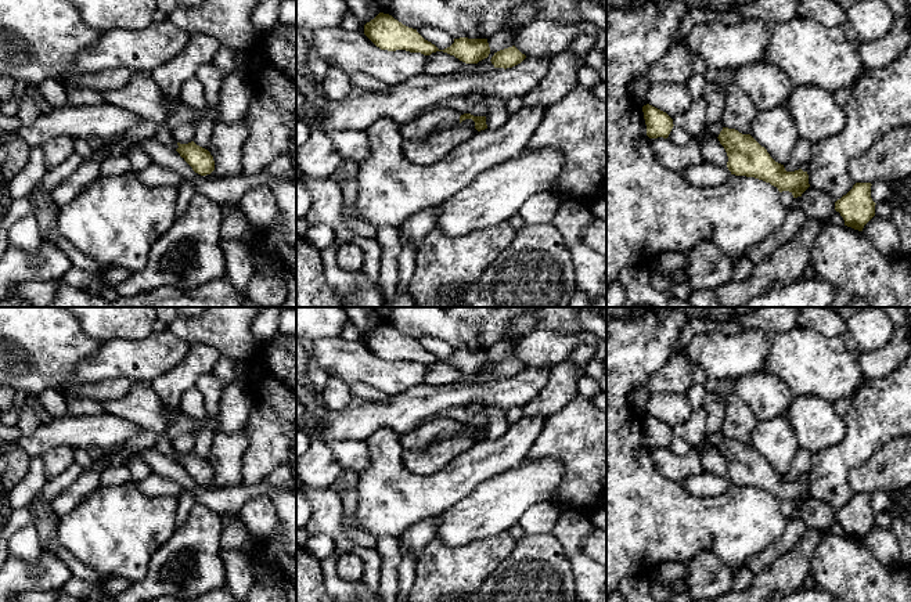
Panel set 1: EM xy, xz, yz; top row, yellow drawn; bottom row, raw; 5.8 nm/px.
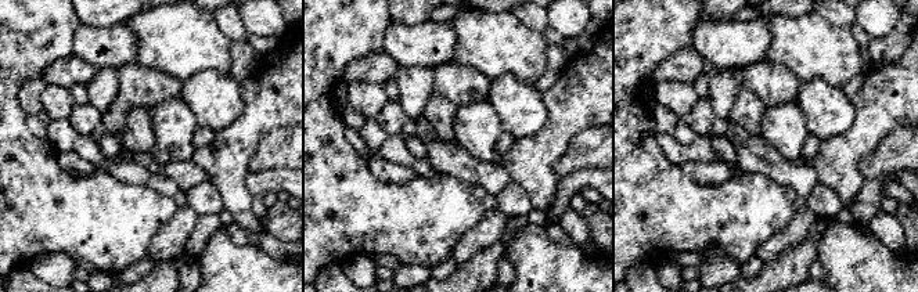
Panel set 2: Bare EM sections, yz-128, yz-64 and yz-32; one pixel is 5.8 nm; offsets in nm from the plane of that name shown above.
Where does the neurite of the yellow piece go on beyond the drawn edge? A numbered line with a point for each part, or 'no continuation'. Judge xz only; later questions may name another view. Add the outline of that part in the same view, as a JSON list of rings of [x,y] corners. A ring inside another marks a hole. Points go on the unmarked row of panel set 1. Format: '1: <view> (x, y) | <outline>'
1: xz (436, 429) | [[[432,418],[414,430],[400,435],[399,441],[404,451],[424,451],[436,441],[446,440],[460,433],[461,423],[447,418]]]

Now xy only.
no continuation

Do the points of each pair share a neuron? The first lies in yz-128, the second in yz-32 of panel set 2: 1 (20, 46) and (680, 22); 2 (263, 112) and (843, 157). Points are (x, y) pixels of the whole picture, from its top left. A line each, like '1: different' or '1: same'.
1: same
2: same

